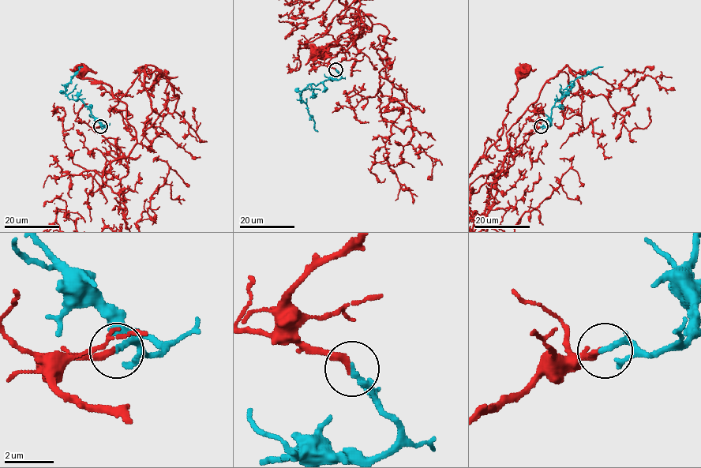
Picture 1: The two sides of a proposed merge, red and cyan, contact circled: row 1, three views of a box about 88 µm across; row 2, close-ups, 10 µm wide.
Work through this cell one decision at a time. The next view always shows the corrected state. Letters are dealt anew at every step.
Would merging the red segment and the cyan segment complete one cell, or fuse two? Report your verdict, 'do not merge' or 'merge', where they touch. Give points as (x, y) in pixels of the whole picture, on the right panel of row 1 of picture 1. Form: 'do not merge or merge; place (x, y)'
merge; place (541, 126)

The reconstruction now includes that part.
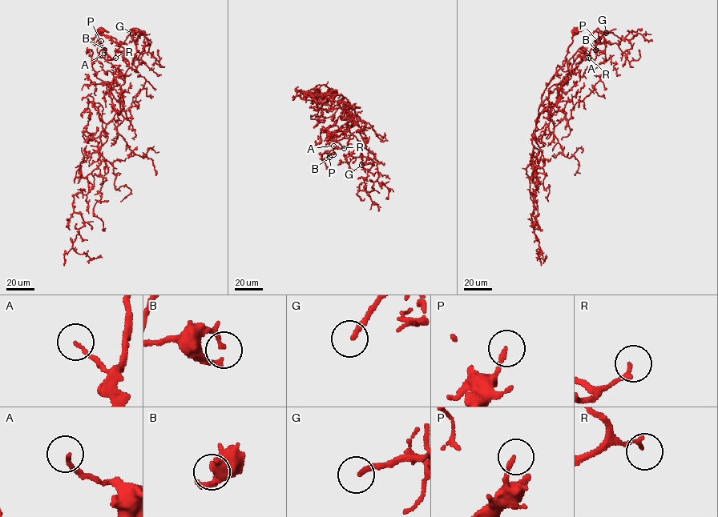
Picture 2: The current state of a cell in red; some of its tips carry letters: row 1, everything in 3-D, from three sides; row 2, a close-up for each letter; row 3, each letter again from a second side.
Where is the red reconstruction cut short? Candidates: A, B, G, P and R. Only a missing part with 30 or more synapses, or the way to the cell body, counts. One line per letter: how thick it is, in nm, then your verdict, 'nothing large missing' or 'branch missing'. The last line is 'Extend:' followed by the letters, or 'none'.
A: 130 nm | nothing large missing
B: 180 nm | nothing large missing
G: 200 nm | branch missing
P: 180 nm | nothing large missing
R: 150 nm | nothing large missing
Extend: G

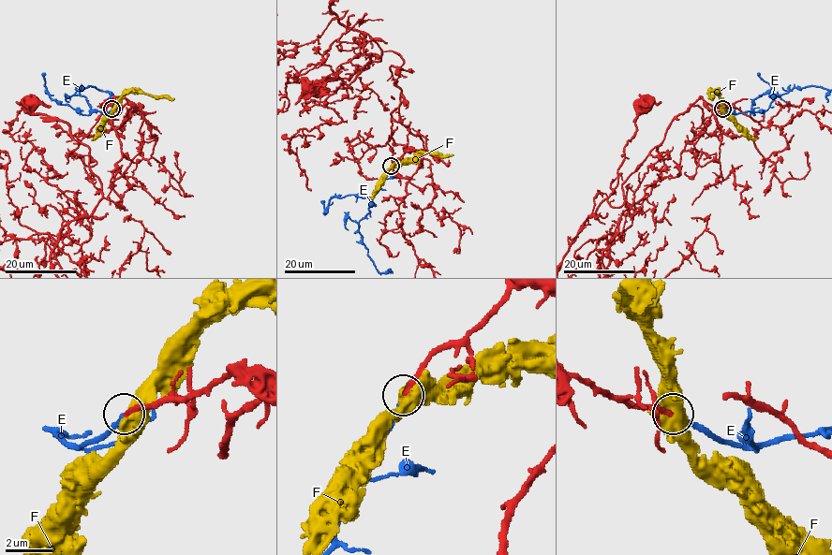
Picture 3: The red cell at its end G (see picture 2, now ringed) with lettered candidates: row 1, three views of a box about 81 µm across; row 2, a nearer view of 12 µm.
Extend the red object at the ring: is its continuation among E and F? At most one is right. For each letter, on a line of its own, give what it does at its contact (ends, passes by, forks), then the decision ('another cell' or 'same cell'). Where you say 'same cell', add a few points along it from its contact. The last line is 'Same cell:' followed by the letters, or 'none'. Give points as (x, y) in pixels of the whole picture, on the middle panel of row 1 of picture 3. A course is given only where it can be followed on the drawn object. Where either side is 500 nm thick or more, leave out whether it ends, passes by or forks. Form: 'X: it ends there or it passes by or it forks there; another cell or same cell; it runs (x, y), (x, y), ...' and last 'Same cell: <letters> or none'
E: it ends there; same cell; it runs (390, 166), (380, 189), (372, 198), (369, 211), (358, 223), (358, 231), (374, 266), (378, 271), (390, 270)
F: another cell
Same cell: E

